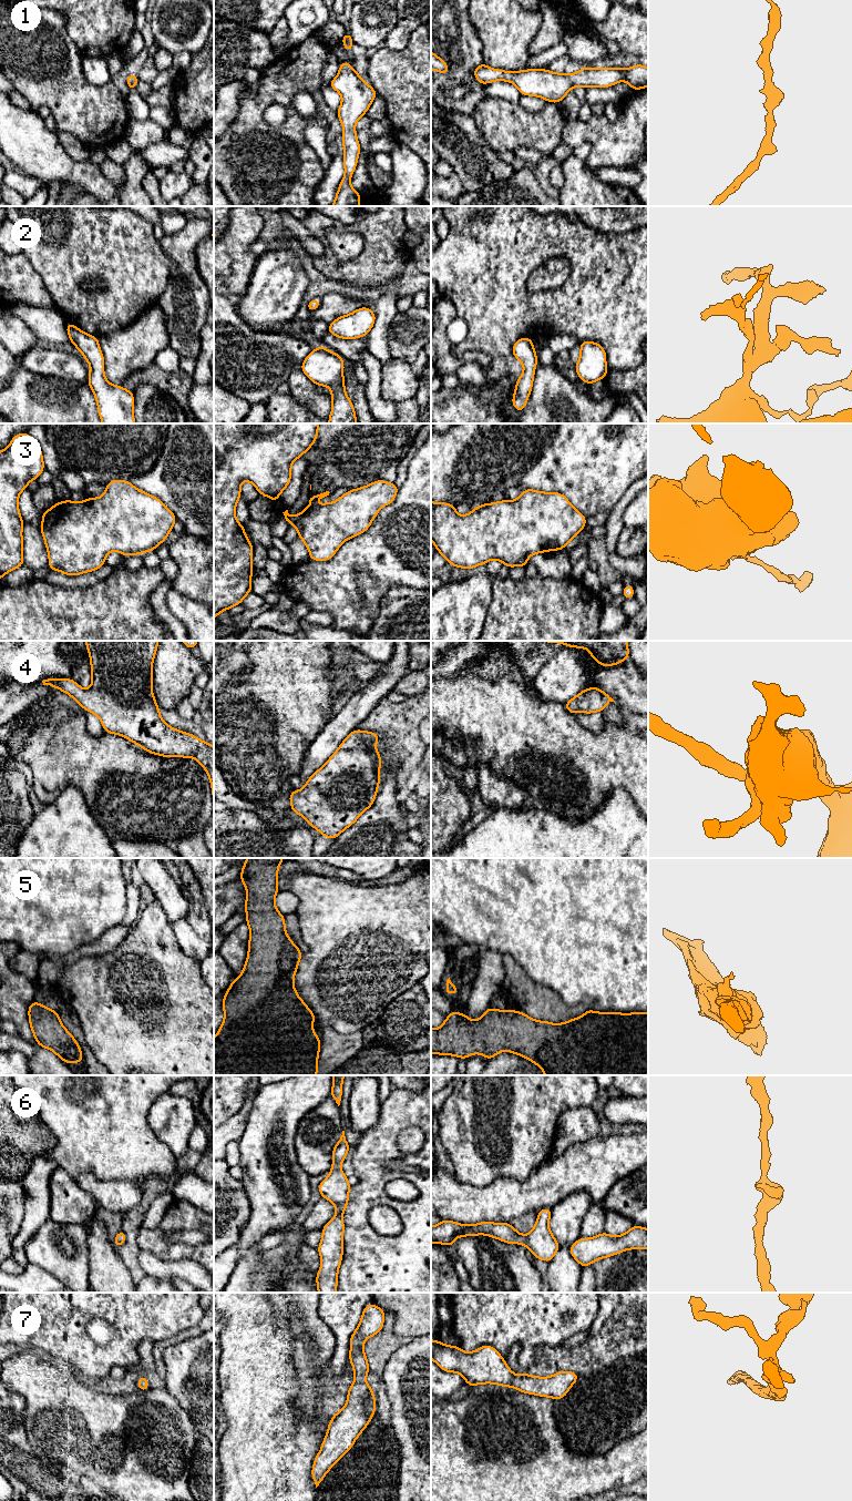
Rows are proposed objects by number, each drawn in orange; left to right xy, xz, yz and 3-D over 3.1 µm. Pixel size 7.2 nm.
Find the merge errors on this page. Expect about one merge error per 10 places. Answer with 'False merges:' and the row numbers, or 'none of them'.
False merges: none of them

